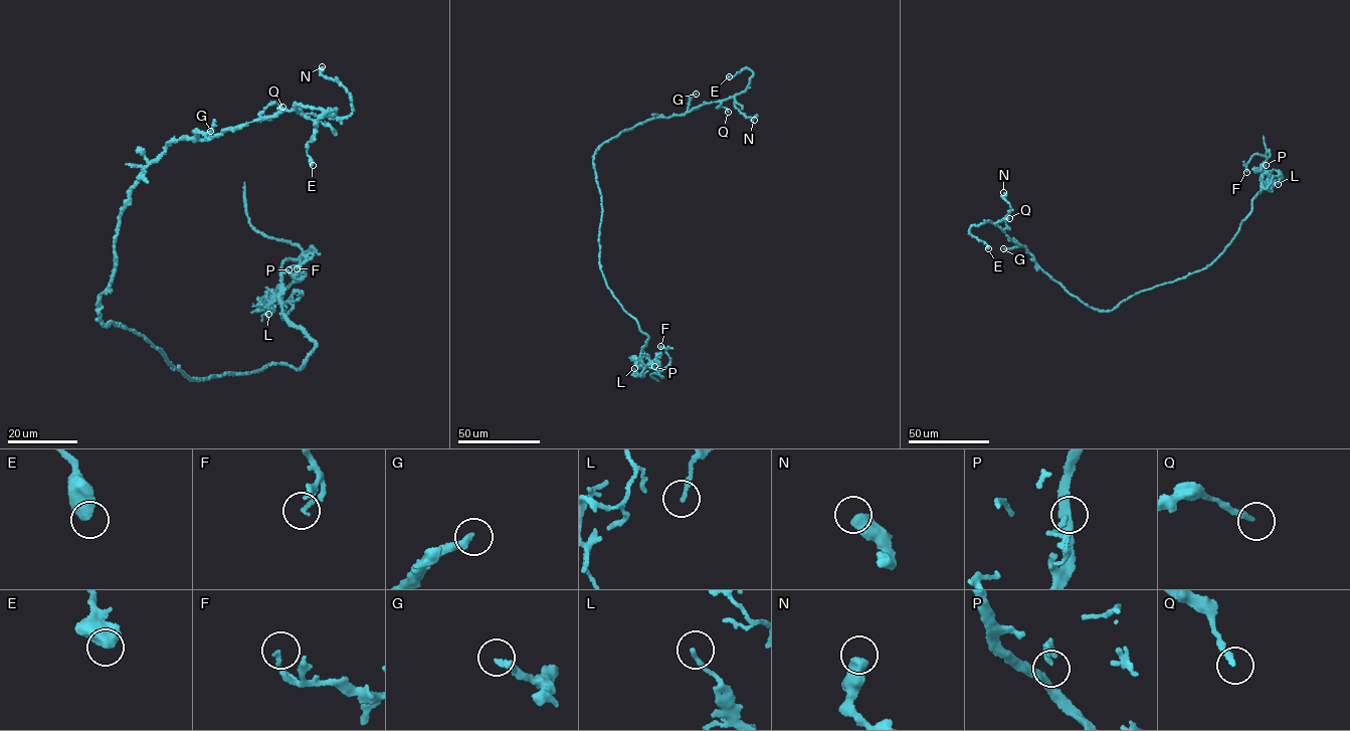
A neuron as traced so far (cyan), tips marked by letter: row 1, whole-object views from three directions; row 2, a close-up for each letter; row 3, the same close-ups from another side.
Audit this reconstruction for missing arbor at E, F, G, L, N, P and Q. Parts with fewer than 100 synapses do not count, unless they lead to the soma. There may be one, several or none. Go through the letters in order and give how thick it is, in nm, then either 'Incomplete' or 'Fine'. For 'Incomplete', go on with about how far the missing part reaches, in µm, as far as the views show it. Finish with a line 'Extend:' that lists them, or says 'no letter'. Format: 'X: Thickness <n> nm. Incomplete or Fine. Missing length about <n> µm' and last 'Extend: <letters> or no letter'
E: Thickness 600 nm. Fine
F: Thickness 130 nm. Fine
G: Thickness 300 nm. Fine
L: Thickness 170 nm. Fine
N: Thickness 550 nm. Fine
P: Thickness 170 nm. Fine
Q: Thickness 200 nm. Fine
Extend: no letter

